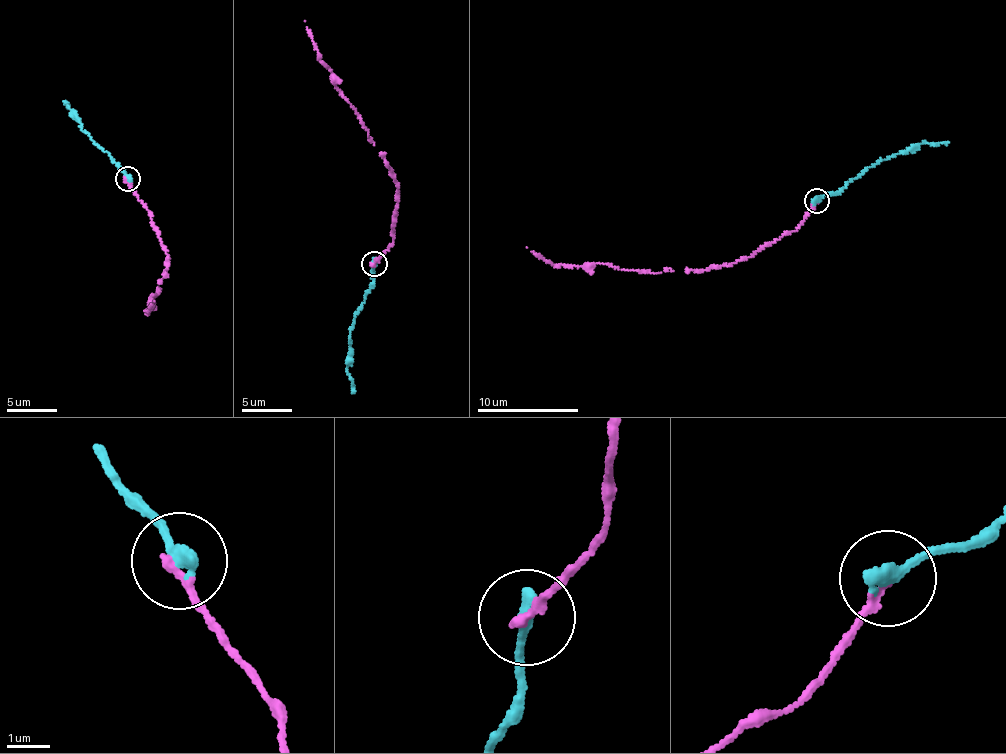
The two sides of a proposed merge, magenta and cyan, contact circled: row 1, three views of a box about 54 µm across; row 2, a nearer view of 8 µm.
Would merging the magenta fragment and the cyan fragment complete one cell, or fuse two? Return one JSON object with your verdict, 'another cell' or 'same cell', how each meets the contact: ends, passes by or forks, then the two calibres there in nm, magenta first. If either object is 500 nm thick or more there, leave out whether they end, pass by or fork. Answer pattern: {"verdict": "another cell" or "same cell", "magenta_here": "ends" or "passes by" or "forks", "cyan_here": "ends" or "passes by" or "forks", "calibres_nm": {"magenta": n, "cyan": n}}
{"verdict": "same cell", "magenta_here": "ends", "cyan_here": "ends", "calibres_nm": {"magenta": 200, "cyan": 360}}

